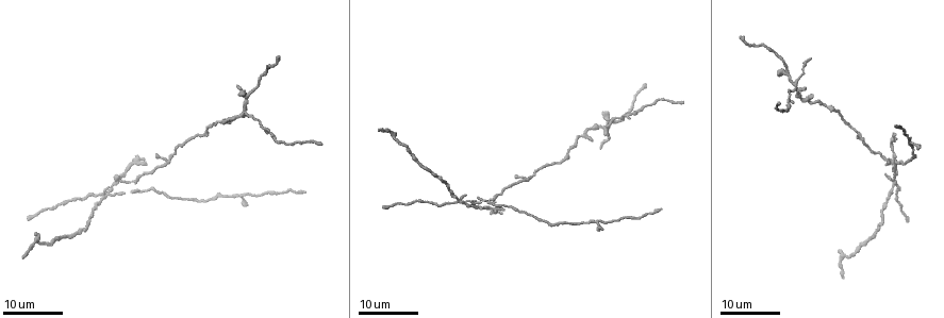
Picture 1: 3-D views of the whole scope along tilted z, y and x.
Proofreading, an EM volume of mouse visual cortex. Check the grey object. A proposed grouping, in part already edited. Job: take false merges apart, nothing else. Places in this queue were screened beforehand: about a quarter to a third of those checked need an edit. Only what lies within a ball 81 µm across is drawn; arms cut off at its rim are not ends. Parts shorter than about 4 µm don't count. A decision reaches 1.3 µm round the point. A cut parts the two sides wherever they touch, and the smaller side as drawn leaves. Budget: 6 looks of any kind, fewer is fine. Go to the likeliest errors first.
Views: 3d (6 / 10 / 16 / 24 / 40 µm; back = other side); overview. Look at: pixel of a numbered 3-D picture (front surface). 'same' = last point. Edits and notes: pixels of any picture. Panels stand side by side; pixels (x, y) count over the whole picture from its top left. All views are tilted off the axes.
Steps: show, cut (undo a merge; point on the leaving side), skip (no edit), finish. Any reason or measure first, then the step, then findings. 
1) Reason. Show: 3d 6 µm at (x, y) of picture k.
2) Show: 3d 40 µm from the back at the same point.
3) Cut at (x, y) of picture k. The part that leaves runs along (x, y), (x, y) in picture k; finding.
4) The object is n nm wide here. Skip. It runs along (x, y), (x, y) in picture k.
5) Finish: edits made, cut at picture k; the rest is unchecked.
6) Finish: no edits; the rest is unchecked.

Show: 3d 24 µm at (242, 110) of picture 1.

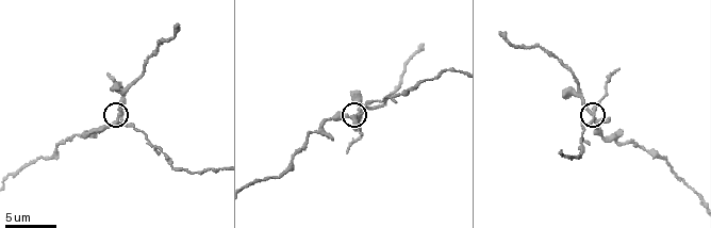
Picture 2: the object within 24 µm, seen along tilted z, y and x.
Zoom in. Show: 3d 6 µm at (360, 115) of picture 2.

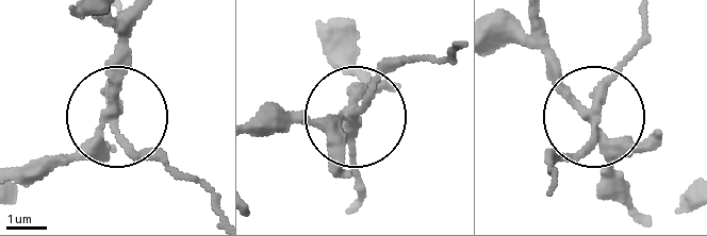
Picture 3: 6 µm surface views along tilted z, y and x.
Cut at (352, 155) of picture 3. The part that leaves runs along (352, 114), (401, 63), (454, 52) in picture 3; a second neuron is stuck on.

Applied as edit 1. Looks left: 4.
Four or more arms meet. Show: 3d 24 µm at (460, 200) of picture 1.

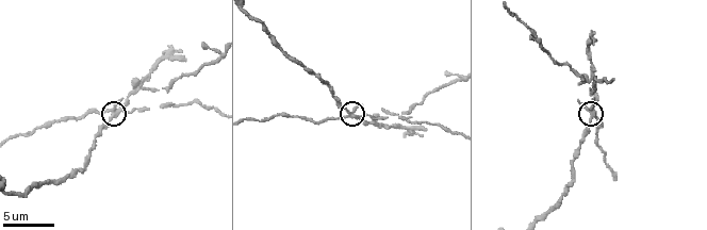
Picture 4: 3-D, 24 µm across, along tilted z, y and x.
Show: 3d 10 µm at (113, 114) of picture 4.

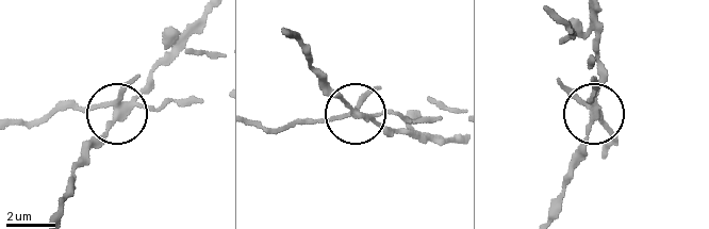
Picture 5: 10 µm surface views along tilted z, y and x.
5 arms meet here. Cut at (147, 81) of picture 5. The part that leaves runs along (594, 105), (590, 131), (573, 160), (557, 213) in picture 5; a second neuron is stuck on.

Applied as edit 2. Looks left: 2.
Arms part here. Show: 3d 16 µm at (582, 76) of picture 4.

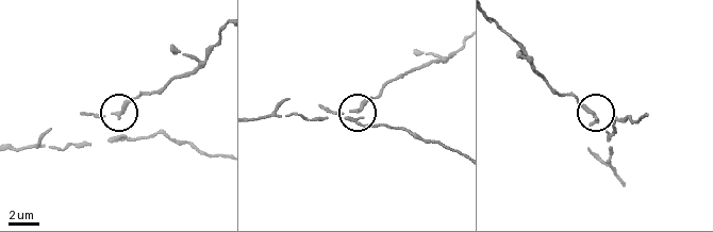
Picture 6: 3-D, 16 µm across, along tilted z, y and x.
Show: 3d 16 µm from the back at (593, 113) of picture 6.

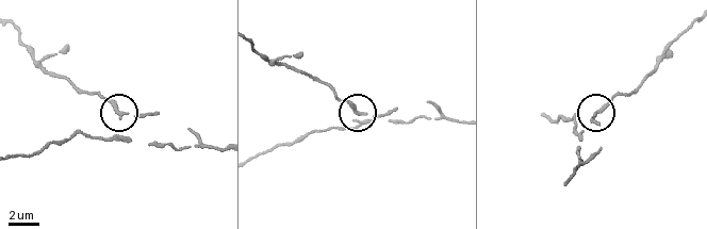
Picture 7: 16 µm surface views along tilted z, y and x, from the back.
The object is 150 nm wide here. Skip. It runs along (58, 78), (98, 93), (124, 114), (157, 114) in picture 7; one neuron here.

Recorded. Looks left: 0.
Finish: edits made, cut at picture 3, cut at picture 5; the rest is unchecked.

